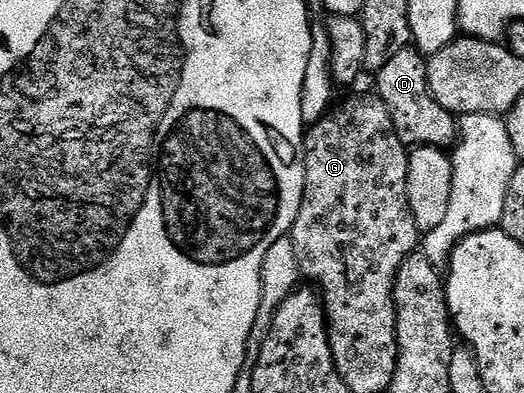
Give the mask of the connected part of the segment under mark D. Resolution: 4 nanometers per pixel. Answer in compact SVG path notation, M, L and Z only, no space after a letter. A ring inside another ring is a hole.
M411 46L400 50L390 61L376 73L378 88L376 94L388 106L396 134L402 143L414 148L441 148L450 150L458 140L458 120L453 112L444 110L428 86L428 60L417 48Z

